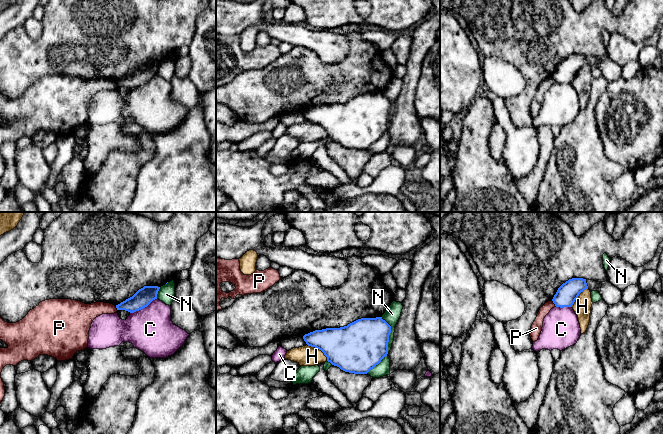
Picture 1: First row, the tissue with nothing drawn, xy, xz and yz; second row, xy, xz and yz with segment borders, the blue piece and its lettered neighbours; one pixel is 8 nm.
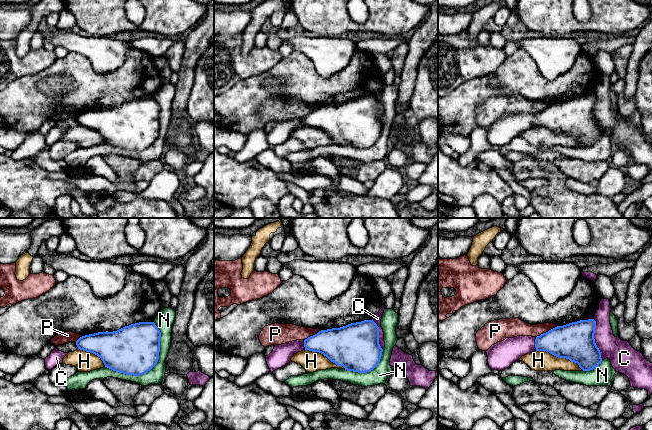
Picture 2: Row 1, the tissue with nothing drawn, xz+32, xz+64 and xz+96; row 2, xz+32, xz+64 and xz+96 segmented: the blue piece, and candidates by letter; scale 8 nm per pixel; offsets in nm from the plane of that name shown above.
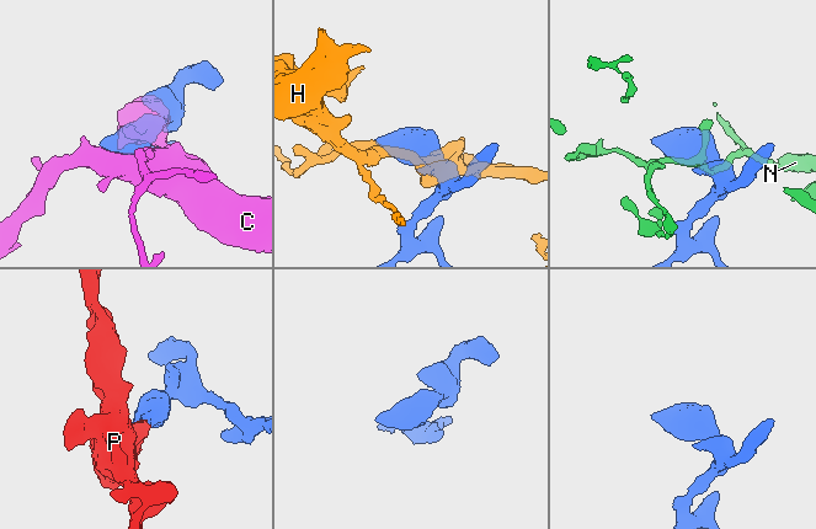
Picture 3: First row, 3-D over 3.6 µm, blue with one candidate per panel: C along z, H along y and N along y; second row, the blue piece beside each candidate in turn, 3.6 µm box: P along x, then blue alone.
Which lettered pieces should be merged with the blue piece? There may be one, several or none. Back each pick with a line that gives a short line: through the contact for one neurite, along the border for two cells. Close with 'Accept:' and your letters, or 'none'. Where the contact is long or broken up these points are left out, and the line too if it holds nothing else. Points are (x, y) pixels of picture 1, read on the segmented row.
Accept: none

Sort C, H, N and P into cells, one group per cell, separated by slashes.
C / H / N / P

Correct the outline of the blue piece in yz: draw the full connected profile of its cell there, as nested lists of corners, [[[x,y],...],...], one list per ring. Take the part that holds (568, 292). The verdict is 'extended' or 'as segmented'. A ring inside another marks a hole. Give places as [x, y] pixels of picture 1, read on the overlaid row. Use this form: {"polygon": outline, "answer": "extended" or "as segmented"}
{"polygon": [[[569,279],[558,288],[552,301],[556,307],[572,307],[579,294],[586,289],[588,289],[586,279]]], "answer": "as segmented"}

